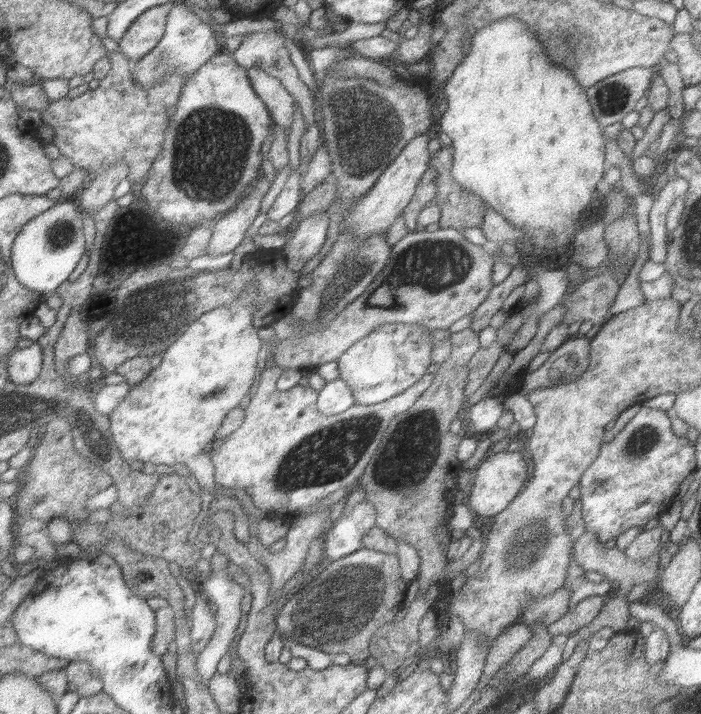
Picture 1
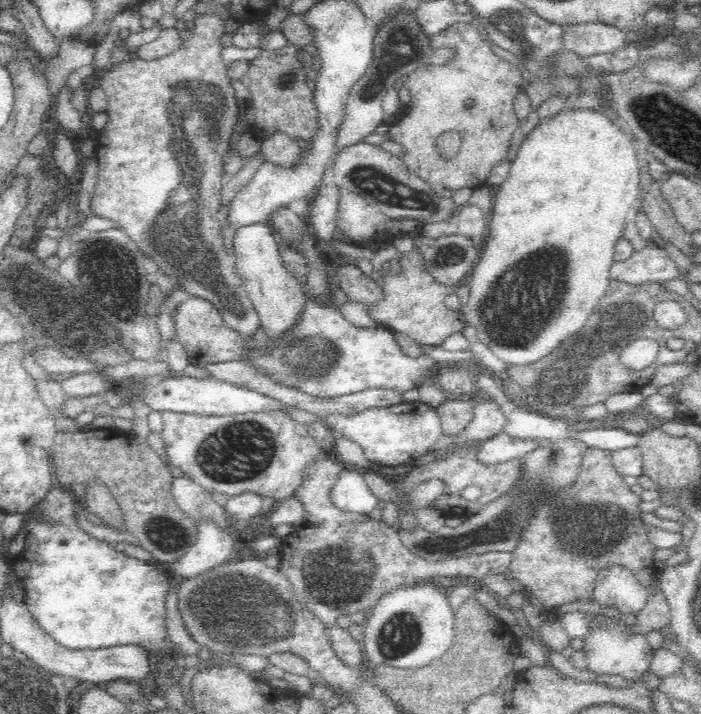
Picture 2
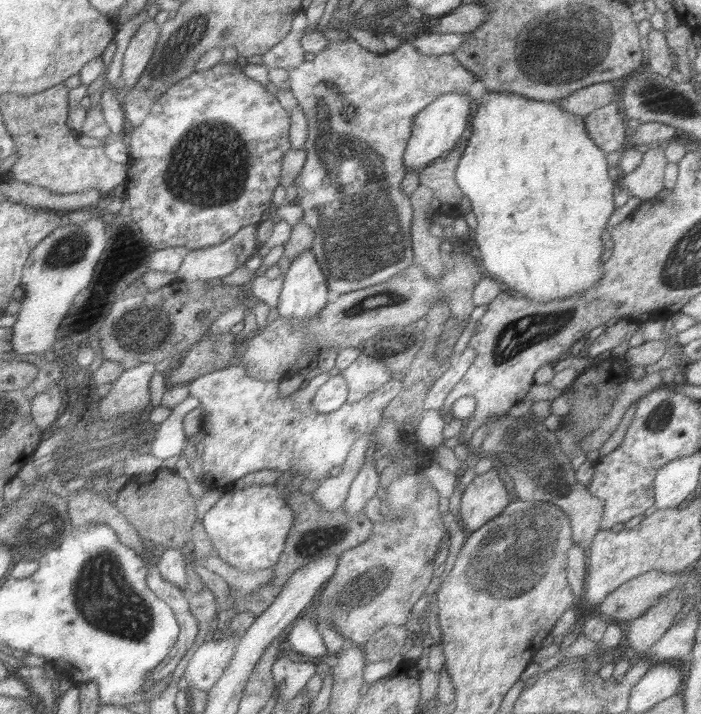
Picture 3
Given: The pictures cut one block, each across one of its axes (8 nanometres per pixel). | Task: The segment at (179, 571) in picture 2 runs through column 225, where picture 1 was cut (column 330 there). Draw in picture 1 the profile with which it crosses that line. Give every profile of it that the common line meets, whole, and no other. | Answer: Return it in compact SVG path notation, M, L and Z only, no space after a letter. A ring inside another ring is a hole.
M363 500L353 506L349 514L341 514L337 524L327 536L325 560L331 564L361 550L365 546L365 536L377 526L377 508L373 502Z

